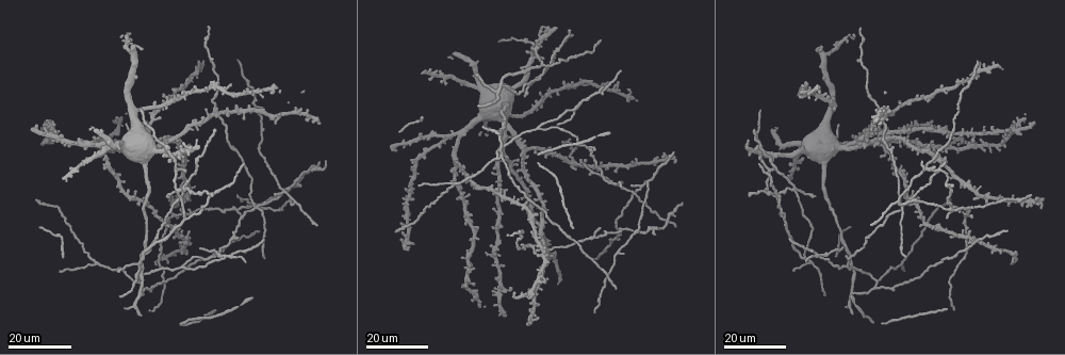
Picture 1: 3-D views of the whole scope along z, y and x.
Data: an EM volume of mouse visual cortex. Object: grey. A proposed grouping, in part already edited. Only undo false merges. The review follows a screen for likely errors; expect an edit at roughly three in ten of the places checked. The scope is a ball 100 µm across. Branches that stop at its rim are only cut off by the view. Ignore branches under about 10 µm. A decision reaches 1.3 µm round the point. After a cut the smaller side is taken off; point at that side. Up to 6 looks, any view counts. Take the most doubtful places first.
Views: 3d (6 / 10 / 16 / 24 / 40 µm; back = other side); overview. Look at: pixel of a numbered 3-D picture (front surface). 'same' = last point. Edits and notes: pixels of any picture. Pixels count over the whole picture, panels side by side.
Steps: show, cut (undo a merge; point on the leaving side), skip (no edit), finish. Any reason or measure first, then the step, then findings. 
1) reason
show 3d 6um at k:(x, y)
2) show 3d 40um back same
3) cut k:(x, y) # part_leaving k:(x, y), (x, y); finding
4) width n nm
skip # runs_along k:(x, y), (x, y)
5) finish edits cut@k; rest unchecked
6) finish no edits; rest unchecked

four arms meet
show 3d 24um at 1:(904, 207)

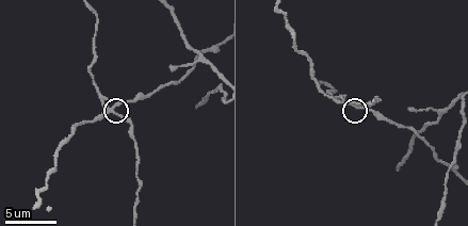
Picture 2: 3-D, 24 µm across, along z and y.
show 3d 10um at 2:(350, 101)

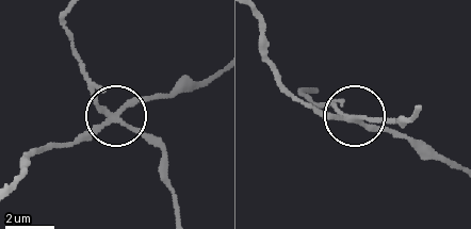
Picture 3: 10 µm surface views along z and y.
cut 3:(145, 137) # part_leaving 3:(111, 118), (97, 102), (64, 16); two cells meet here

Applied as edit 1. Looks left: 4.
show overview

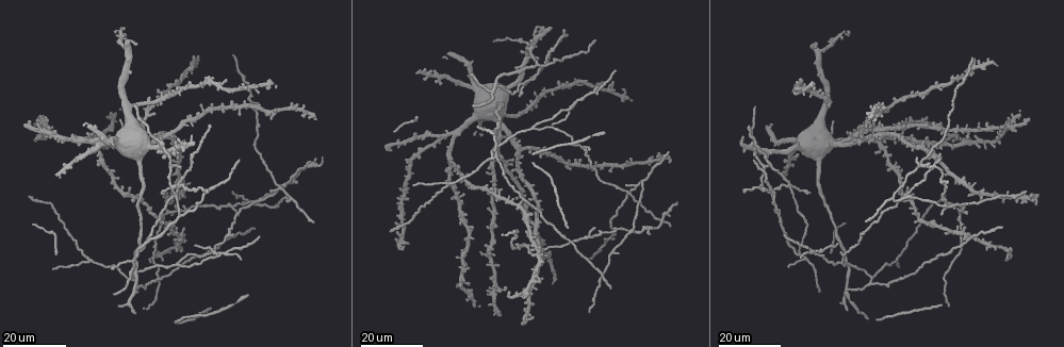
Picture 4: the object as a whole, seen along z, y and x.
four or more arms meet
show 3d 16um at 4:(788, 186)

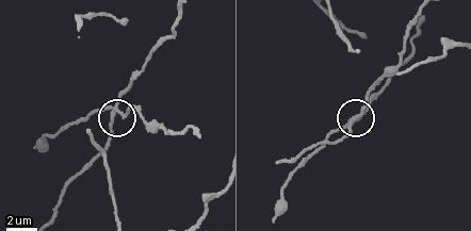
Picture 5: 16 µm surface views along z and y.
show 3d 10um at 5:(118, 112)

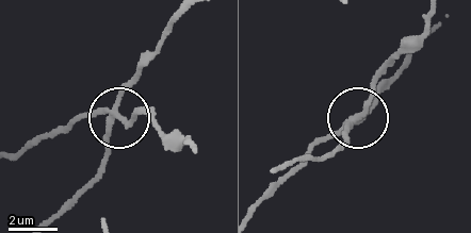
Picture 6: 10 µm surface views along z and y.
cut 6:(134, 120) # part_leaving 6:(114, 111), (122, 119), (148, 117), (191, 146); two cells meet here

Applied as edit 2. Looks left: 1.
finish edits cut@3, cut@6; rest unchecked

